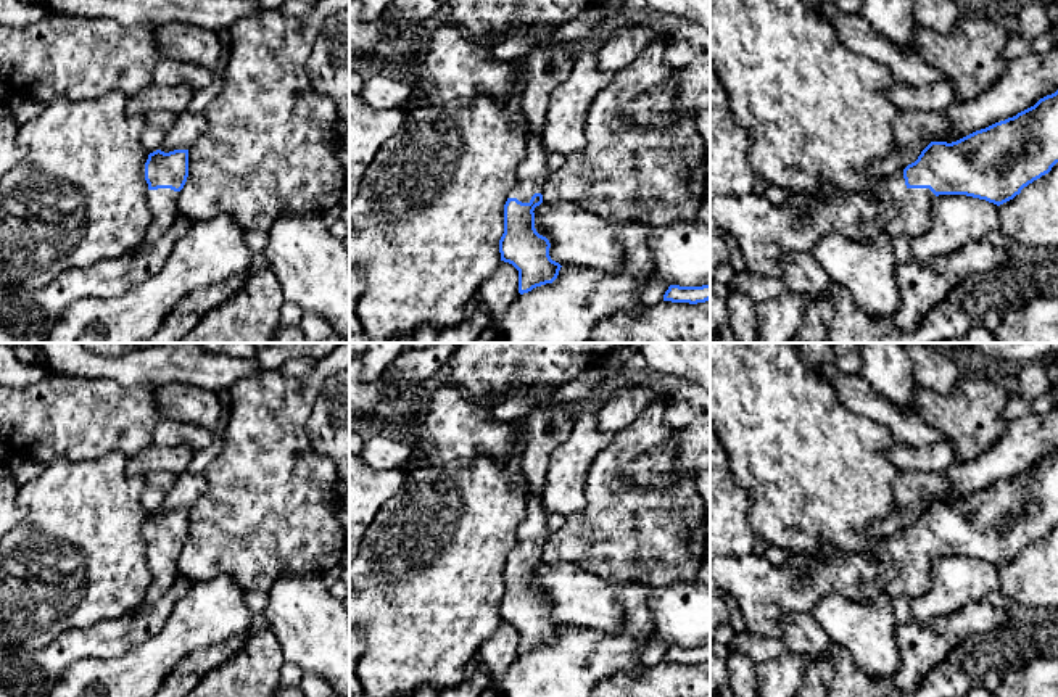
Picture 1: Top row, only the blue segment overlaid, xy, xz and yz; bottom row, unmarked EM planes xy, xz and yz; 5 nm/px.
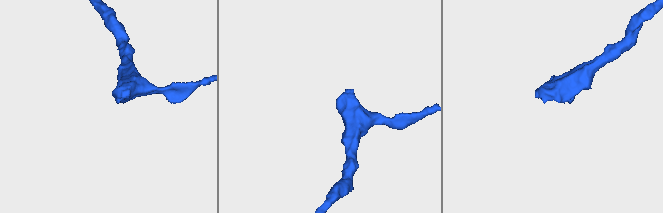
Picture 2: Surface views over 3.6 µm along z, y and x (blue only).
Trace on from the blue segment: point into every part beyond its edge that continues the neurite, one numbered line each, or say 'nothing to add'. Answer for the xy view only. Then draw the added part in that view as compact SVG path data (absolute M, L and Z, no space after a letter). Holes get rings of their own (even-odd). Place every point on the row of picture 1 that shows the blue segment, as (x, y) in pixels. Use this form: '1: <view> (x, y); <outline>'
1: xy (163, 203); M171 188L148 190L148 208L153 219L147 230L147 238L129 251L132 256L137 256L142 248L151 245L169 230L179 212L179 196L180 192L174 192Z

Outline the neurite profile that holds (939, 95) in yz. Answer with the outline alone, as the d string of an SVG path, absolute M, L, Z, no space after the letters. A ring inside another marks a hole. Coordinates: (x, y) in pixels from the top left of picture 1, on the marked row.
M948 79L924 87L894 80L892 87L887 90L887 98L899 109L944 113L953 101L957 101L957 90Z

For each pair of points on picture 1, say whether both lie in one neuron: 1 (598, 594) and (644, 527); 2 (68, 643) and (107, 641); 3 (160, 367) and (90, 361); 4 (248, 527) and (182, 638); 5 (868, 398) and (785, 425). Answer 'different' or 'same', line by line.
1: different
2: same
3: same
4: different
5: different

